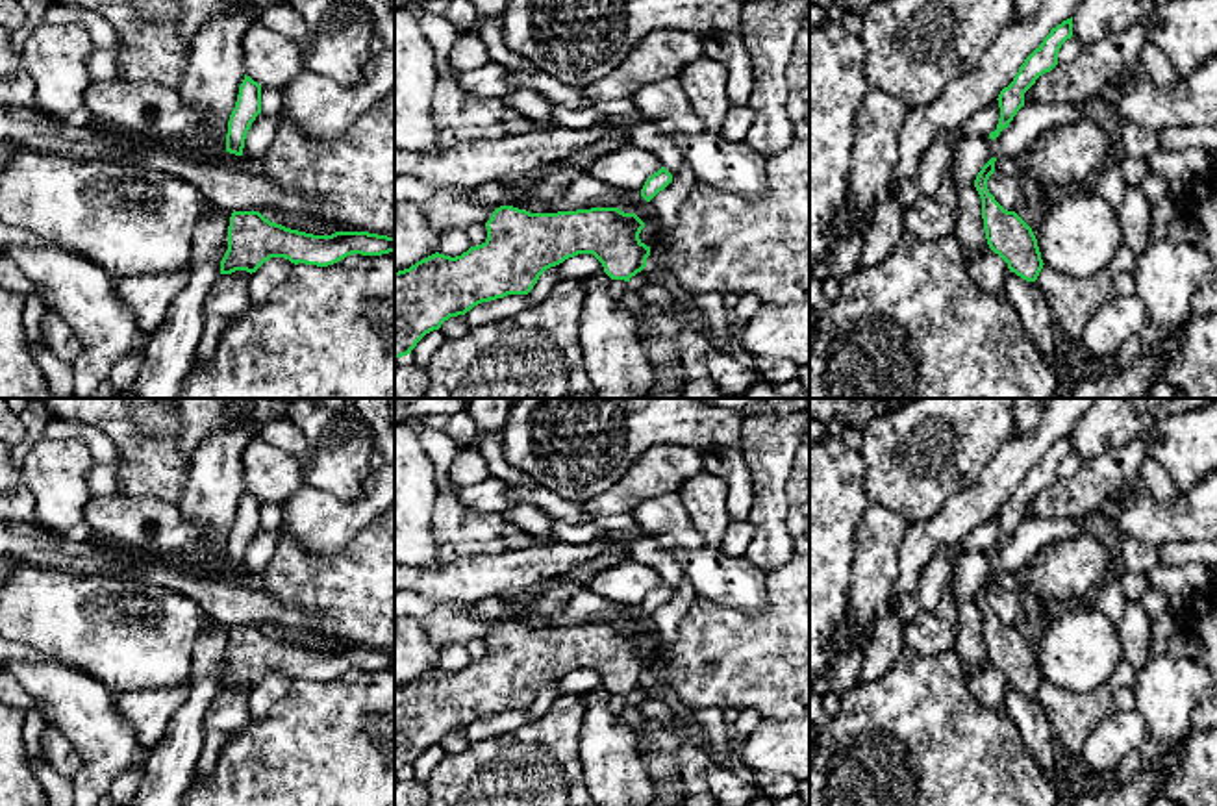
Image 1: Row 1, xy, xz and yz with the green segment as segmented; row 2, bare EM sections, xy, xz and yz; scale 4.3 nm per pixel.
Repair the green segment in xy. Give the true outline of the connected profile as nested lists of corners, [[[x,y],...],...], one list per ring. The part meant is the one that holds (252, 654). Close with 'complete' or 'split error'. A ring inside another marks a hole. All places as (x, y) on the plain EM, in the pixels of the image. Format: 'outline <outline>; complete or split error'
outline [[[233,626],[228,641],[228,665],[220,689],[256,687],[270,673],[317,682],[333,680],[346,671],[382,671],[395,667],[395,652],[369,647],[313,650],[270,637],[259,626]]]; complete

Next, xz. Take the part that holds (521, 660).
outline [[[500,621],[485,643],[487,654],[461,671],[435,667],[395,687],[395,773],[411,769],[426,749],[439,745],[450,732],[465,730],[482,717],[528,710],[546,684],[578,669],[593,669],[611,695],[624,697],[641,687],[650,671],[650,661],[639,654],[645,637],[619,623],[530,628]]]; complete

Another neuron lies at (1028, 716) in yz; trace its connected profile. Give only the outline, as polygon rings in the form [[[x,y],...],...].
[[[1008,684],[1006,713],[1019,728],[1037,765],[1054,784],[1058,784],[1060,752],[1056,750],[1056,736],[1043,706],[1035,697],[1026,697]]]

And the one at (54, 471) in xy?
[[[48,439],[35,443],[24,460],[22,482],[35,498],[35,513],[43,524],[65,532],[83,519],[93,498],[87,472],[94,460],[80,439]]]

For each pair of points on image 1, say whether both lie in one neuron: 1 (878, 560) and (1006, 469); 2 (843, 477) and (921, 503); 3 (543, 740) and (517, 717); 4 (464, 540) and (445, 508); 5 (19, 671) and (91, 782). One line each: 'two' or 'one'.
1: two
2: two
3: two
4: one
5: one

